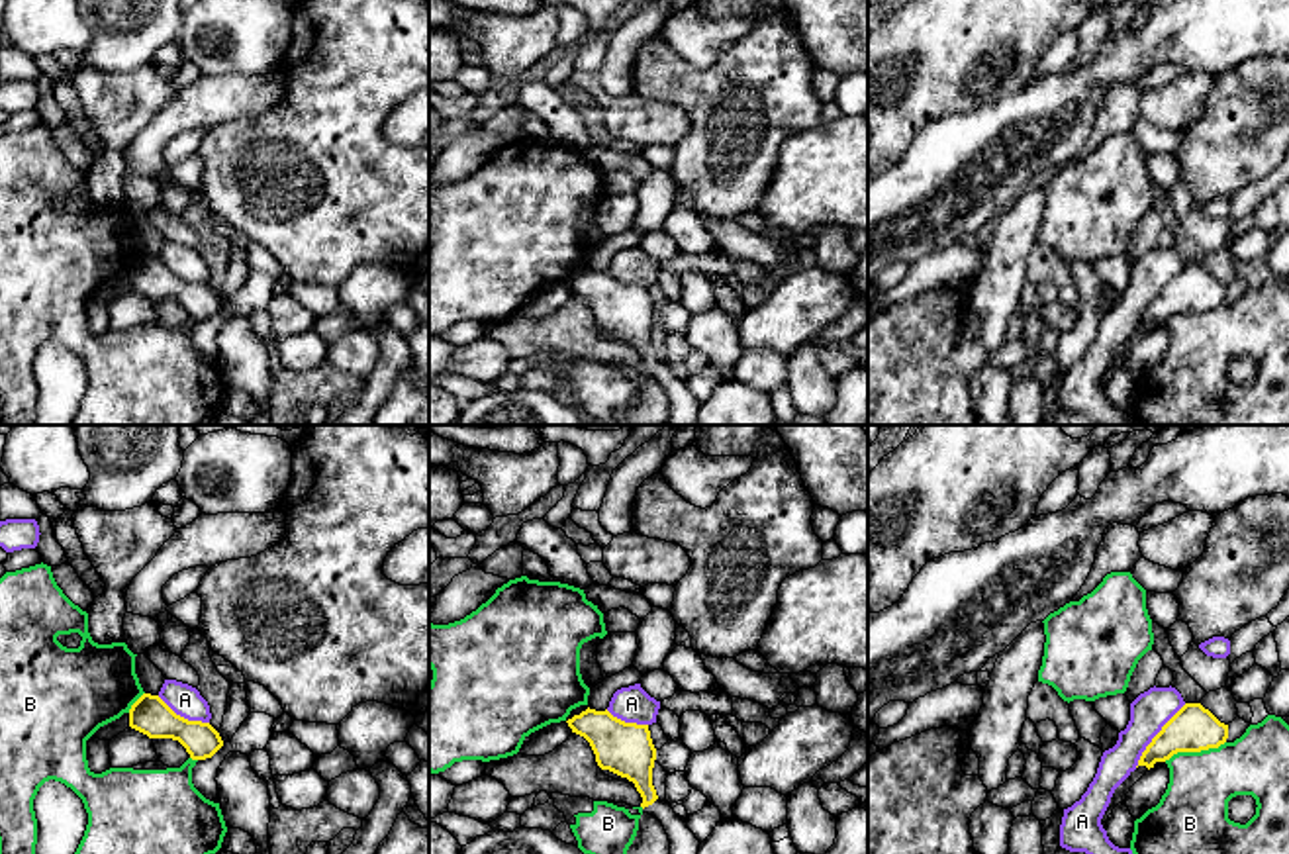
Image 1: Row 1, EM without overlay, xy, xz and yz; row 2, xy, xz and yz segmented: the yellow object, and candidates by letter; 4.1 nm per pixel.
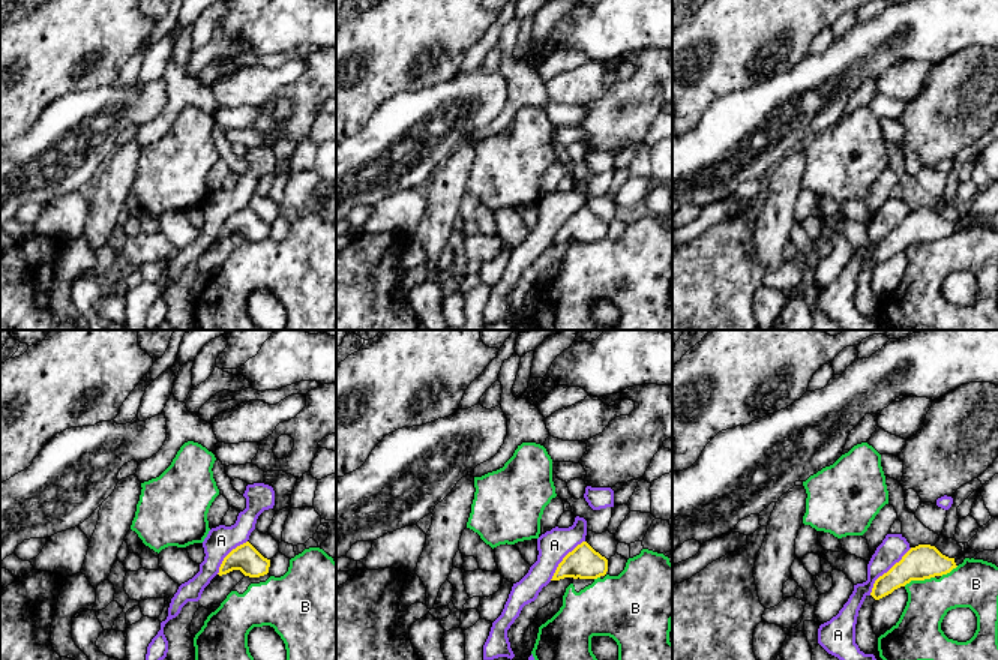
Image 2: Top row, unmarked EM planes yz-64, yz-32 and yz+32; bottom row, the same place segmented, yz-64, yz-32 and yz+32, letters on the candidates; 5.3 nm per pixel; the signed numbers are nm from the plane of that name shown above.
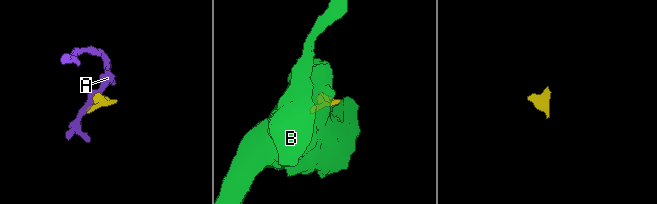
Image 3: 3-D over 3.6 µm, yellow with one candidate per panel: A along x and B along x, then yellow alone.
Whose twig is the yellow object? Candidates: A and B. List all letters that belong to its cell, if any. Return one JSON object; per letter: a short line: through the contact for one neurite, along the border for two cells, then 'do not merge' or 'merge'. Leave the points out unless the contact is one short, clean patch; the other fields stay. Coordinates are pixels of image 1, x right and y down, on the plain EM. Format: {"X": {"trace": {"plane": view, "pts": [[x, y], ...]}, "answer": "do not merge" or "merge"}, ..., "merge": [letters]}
{"A": {"trace": {"plane": "yz", "pts": [[1186, 265], [1152, 300], [1135, 328]]}, "answer": "do not merge"}, "B": {"answer": "do not merge"}, "merge": []}

